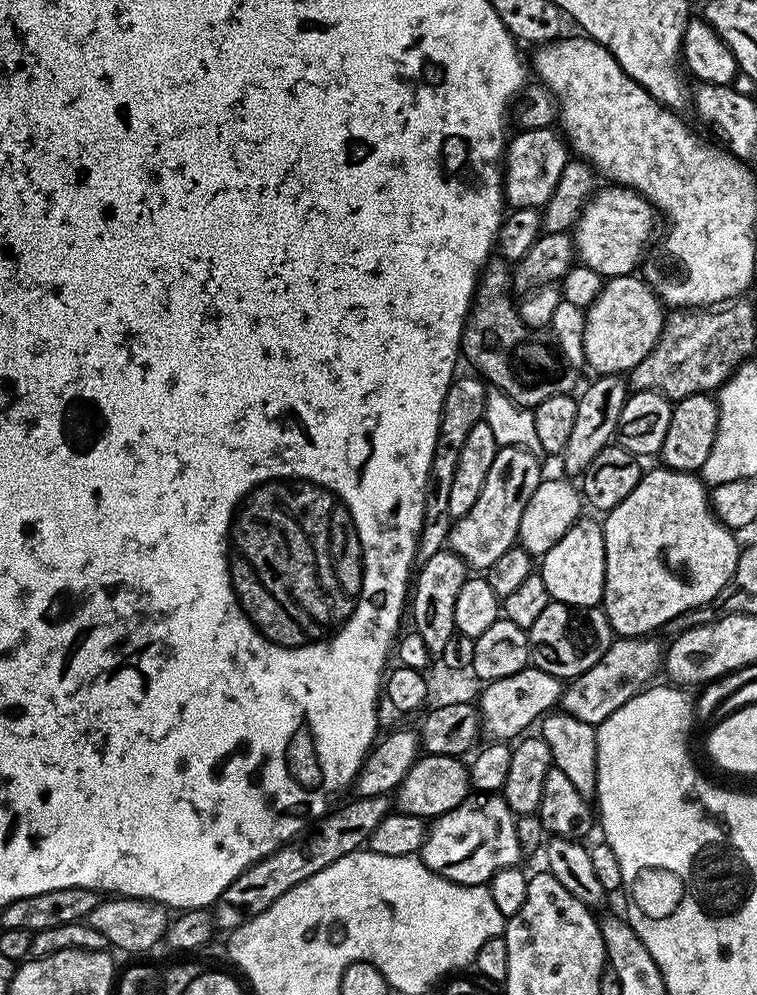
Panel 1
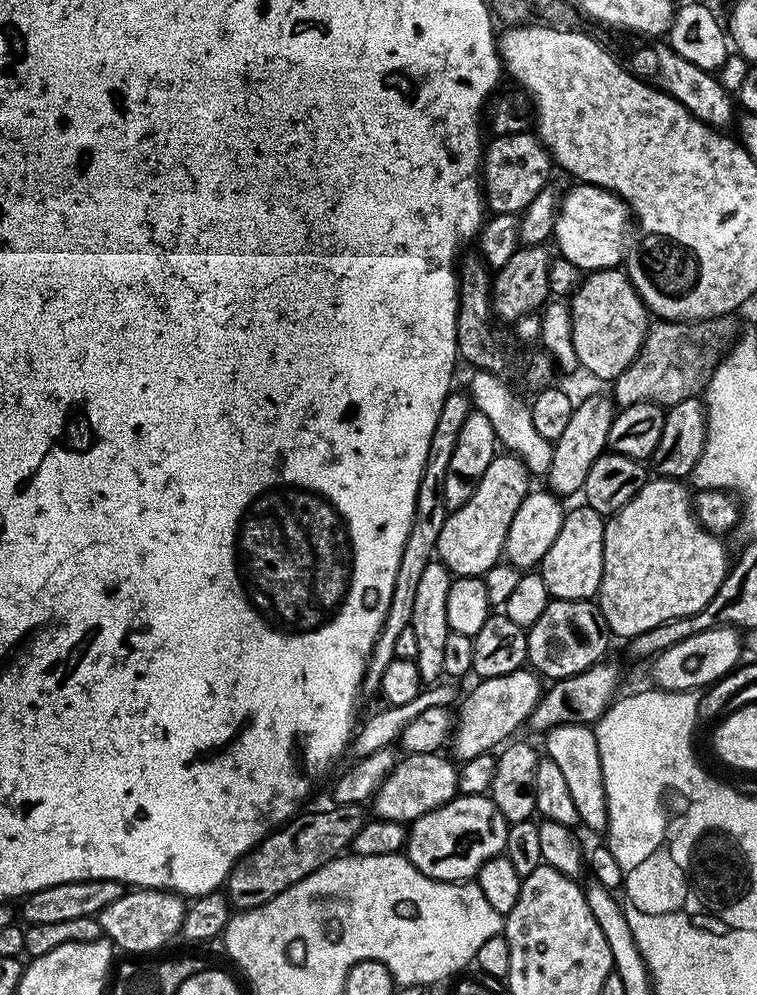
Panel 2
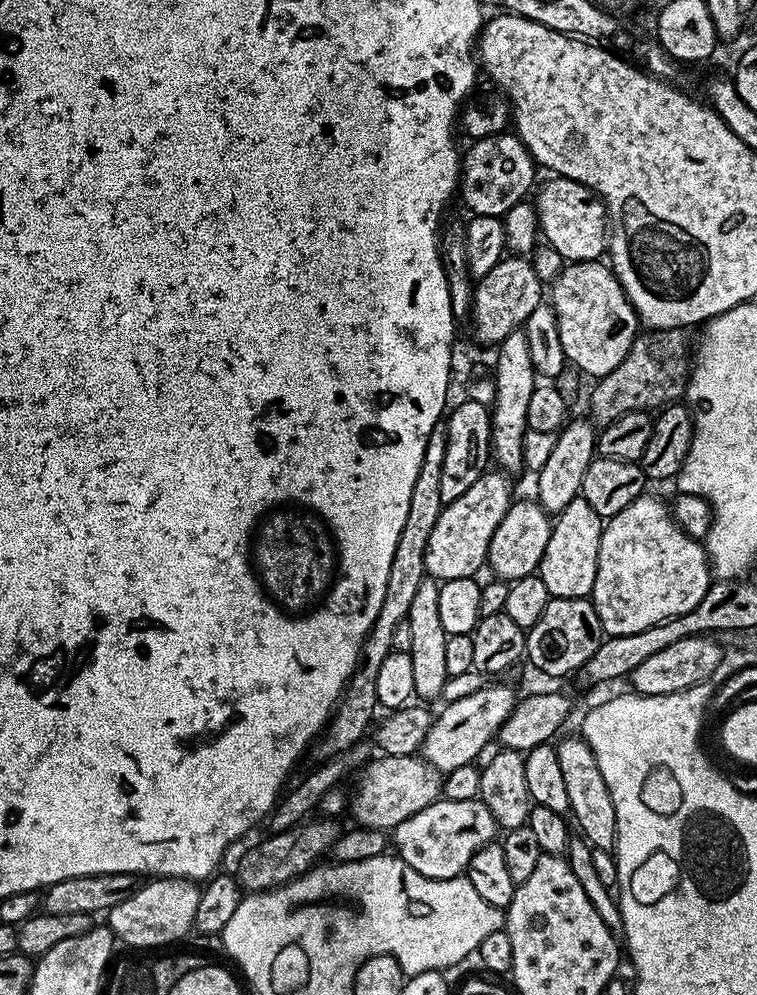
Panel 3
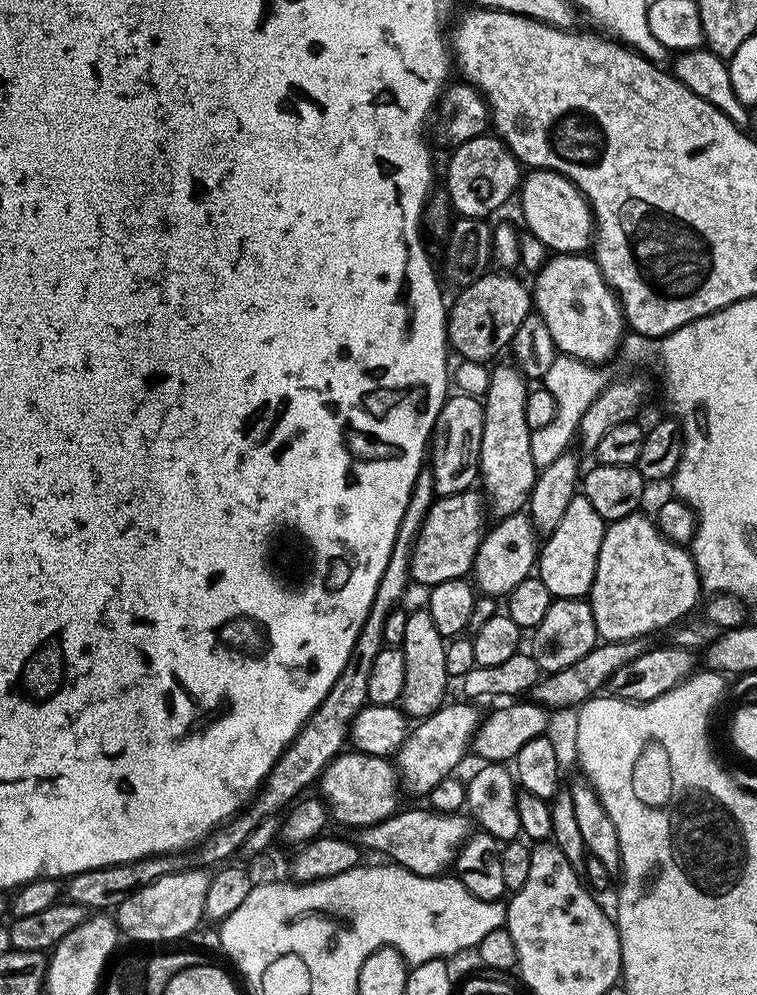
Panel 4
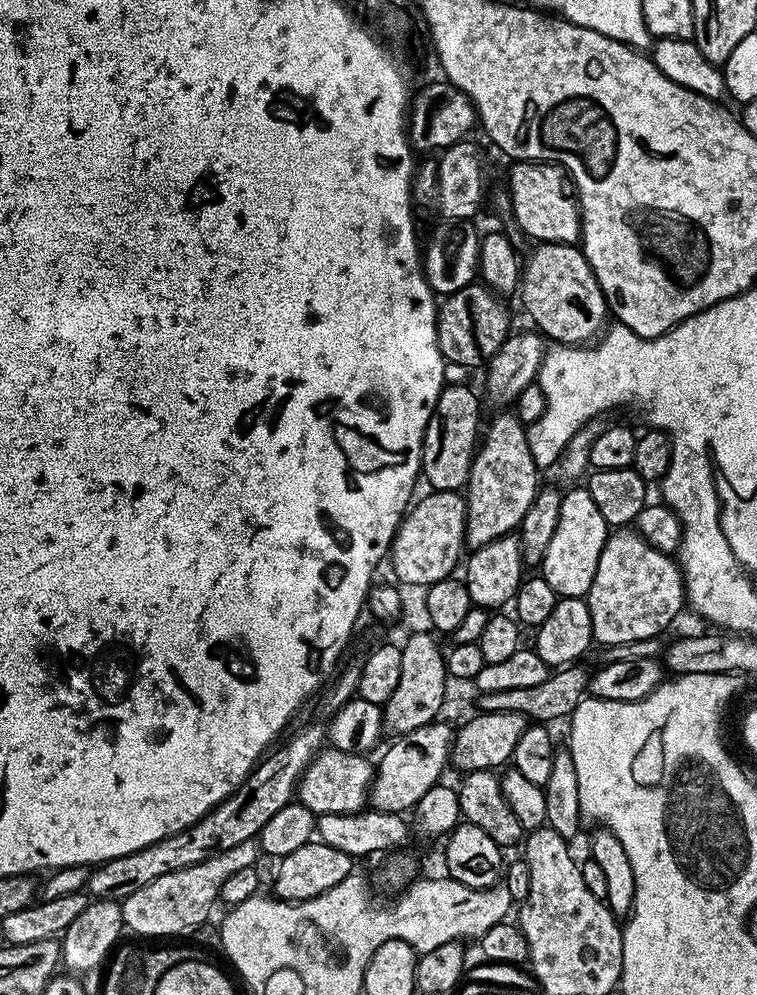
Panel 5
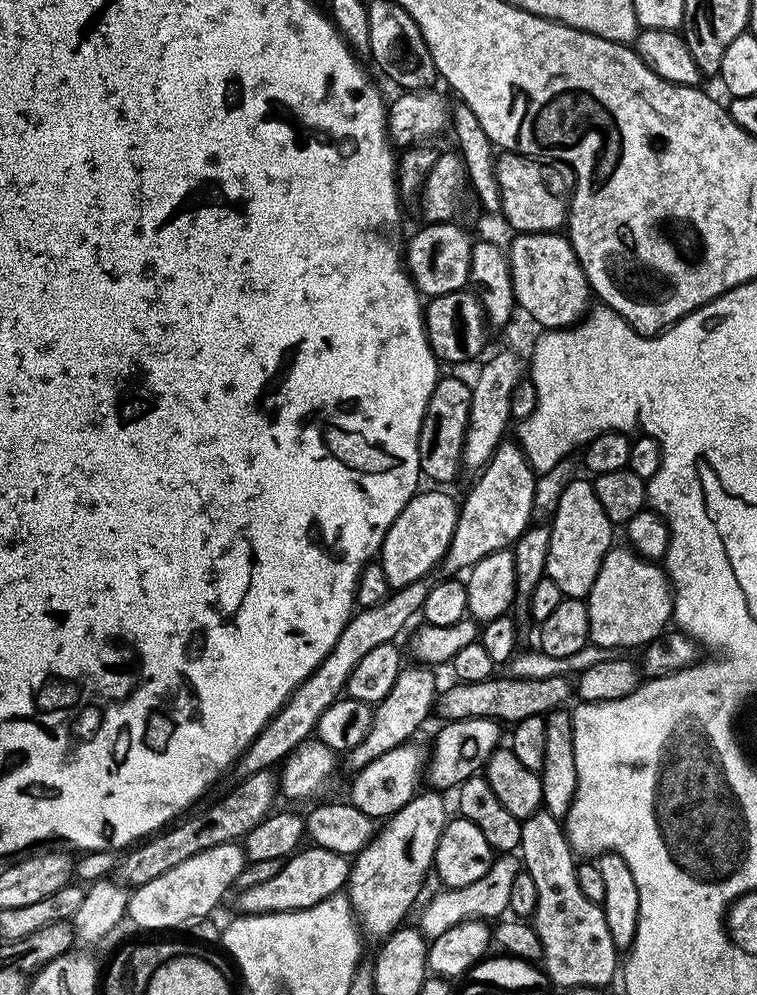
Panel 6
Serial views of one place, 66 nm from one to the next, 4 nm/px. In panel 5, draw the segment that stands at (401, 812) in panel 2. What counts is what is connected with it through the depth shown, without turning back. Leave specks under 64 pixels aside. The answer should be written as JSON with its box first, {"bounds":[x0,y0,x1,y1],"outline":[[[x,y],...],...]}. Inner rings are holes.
{"bounds":[298,746,374,817],"outline":[[[325,746],[317,752],[304,776],[298,785],[298,800],[315,812],[317,817],[326,814],[348,815],[351,812],[363,812],[370,800],[370,789],[372,787],[372,777],[374,775],[373,761],[368,761],[369,757],[355,752],[343,752],[331,746]]]}

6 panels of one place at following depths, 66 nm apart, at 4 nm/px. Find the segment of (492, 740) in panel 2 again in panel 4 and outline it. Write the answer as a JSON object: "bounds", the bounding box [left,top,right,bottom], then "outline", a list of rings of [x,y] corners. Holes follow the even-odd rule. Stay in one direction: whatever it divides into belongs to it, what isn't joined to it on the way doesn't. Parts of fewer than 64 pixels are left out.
{"bounds":[394,702,482,793],"outline":[[[472,702],[464,704],[445,703],[433,716],[425,716],[420,724],[411,729],[404,745],[395,753],[394,763],[398,769],[398,775],[403,787],[412,792],[431,793],[438,782],[442,782],[448,776],[453,775],[456,767],[464,760],[464,755],[470,752],[476,732],[480,728],[482,712],[475,708]]]}

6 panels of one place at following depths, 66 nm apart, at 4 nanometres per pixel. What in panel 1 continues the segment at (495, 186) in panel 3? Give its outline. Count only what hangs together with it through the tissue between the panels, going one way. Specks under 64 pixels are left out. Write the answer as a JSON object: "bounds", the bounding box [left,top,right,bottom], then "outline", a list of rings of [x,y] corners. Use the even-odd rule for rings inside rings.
{"bounds":[502,127,570,208],"outline":[[[555,127],[523,129],[507,141],[502,161],[504,198],[512,208],[539,208],[550,202],[570,159],[570,144]]]}

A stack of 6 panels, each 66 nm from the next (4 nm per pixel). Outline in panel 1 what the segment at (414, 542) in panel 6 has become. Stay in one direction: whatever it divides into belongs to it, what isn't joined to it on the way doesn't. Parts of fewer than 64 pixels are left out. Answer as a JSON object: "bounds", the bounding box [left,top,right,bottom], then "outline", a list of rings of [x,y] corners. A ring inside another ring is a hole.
{"bounds":[447,447,542,570],"outline":[[[501,447],[494,462],[490,462],[490,474],[482,486],[482,494],[478,494],[478,502],[453,523],[448,533],[447,547],[463,557],[469,569],[486,570],[494,566],[494,561],[517,543],[522,512],[530,498],[534,498],[534,490],[538,490],[542,479],[539,458],[528,448]]]}

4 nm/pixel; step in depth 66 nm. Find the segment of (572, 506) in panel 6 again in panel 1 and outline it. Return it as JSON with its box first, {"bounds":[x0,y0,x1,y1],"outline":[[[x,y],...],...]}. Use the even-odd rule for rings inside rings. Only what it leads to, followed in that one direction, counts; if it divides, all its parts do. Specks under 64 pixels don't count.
{"bounds":[538,519,606,610],"outline":[[[599,519],[576,521],[566,534],[543,556],[538,564],[538,574],[546,582],[549,597],[555,603],[566,604],[573,610],[597,607],[604,598],[606,574],[606,550],[604,549],[604,525]]]}

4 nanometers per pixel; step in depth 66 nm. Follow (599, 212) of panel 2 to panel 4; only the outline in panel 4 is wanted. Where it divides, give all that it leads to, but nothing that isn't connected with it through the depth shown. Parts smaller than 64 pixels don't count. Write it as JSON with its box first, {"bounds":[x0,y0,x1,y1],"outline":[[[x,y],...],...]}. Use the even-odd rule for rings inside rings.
{"bounds":[518,168,594,254],"outline":[[[538,168],[529,171],[523,177],[518,189],[520,212],[524,215],[524,224],[556,254],[584,254],[594,244],[594,217],[592,207],[588,204],[588,197],[577,188],[575,182],[563,176],[560,172],[549,172],[547,168]]]}

